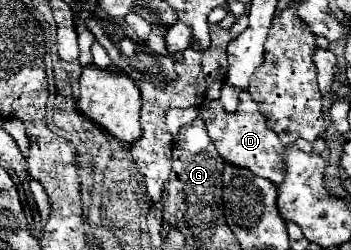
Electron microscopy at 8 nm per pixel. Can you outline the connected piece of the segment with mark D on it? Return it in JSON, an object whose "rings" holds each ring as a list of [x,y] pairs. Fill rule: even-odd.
{"rings":[[[248,90],[240,92],[240,106],[234,114],[226,114],[218,100],[212,100],[208,110],[204,112],[204,120],[208,126],[208,134],[216,144],[218,154],[236,166],[244,166],[262,178],[270,178],[274,184],[280,184],[286,176],[286,146],[278,140],[278,136],[266,126],[266,118],[256,110],[256,104],[250,98]]]}

